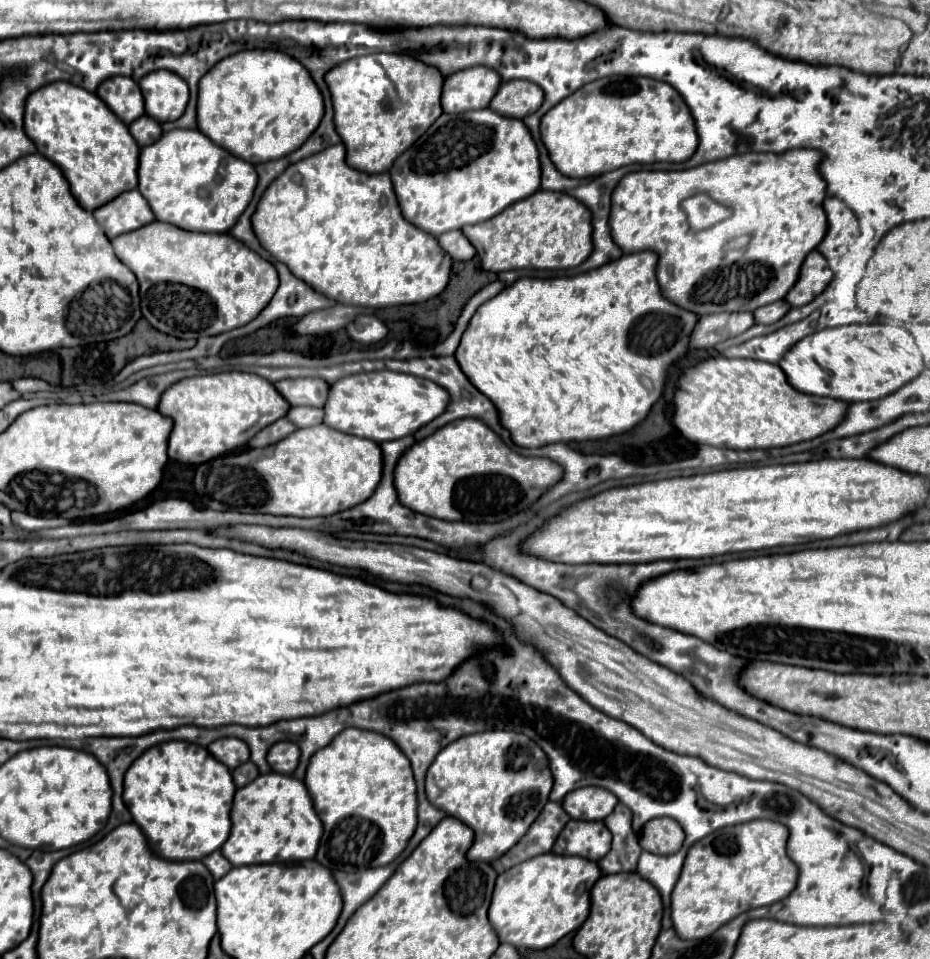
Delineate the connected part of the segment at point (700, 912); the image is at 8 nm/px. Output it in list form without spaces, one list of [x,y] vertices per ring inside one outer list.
[[[750,820],[736,826],[720,828],[714,834],[696,842],[688,850],[680,880],[676,882],[672,892],[672,922],[678,936],[682,940],[706,938],[738,914],[758,906],[770,906],[786,898],[796,888],[798,880],[798,866],[786,854],[786,840],[788,828],[784,824],[772,820]]]

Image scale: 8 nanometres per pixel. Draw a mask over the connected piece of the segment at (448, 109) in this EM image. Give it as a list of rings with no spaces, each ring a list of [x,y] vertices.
[[[472,66],[450,74],[444,80],[442,108],[446,114],[482,110],[498,92],[500,74],[488,66]]]

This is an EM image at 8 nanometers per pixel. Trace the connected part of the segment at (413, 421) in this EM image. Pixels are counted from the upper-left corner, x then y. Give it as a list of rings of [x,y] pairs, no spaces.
[[[392,370],[362,372],[340,378],[332,384],[328,402],[324,406],[324,424],[374,442],[398,440],[414,434],[418,428],[438,418],[446,410],[448,402],[450,394],[446,388],[432,380]]]

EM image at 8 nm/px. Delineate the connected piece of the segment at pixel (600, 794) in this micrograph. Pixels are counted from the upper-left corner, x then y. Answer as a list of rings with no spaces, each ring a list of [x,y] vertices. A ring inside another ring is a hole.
[[[598,786],[578,788],[570,792],[562,802],[564,810],[576,820],[604,820],[616,804],[618,798],[606,788]]]

